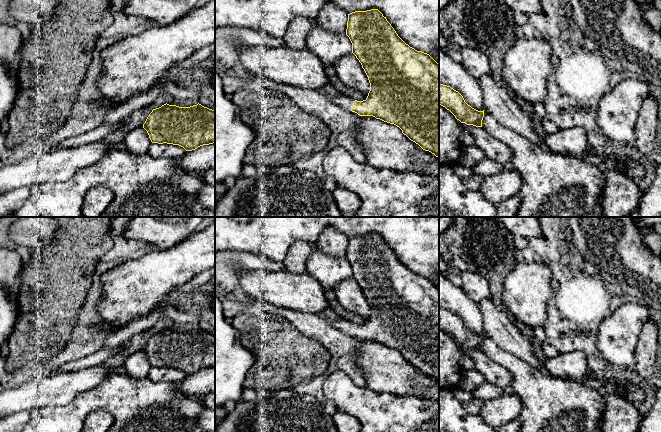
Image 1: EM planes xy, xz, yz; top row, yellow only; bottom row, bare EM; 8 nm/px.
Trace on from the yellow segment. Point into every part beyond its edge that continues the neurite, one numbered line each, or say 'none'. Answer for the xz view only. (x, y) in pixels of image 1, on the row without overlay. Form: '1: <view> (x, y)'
1: xz (346, 327)

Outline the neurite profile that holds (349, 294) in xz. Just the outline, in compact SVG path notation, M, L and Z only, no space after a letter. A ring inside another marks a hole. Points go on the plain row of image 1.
M352 276L337 286L335 294L338 302L347 311L368 319L370 315L368 301L361 287Z

